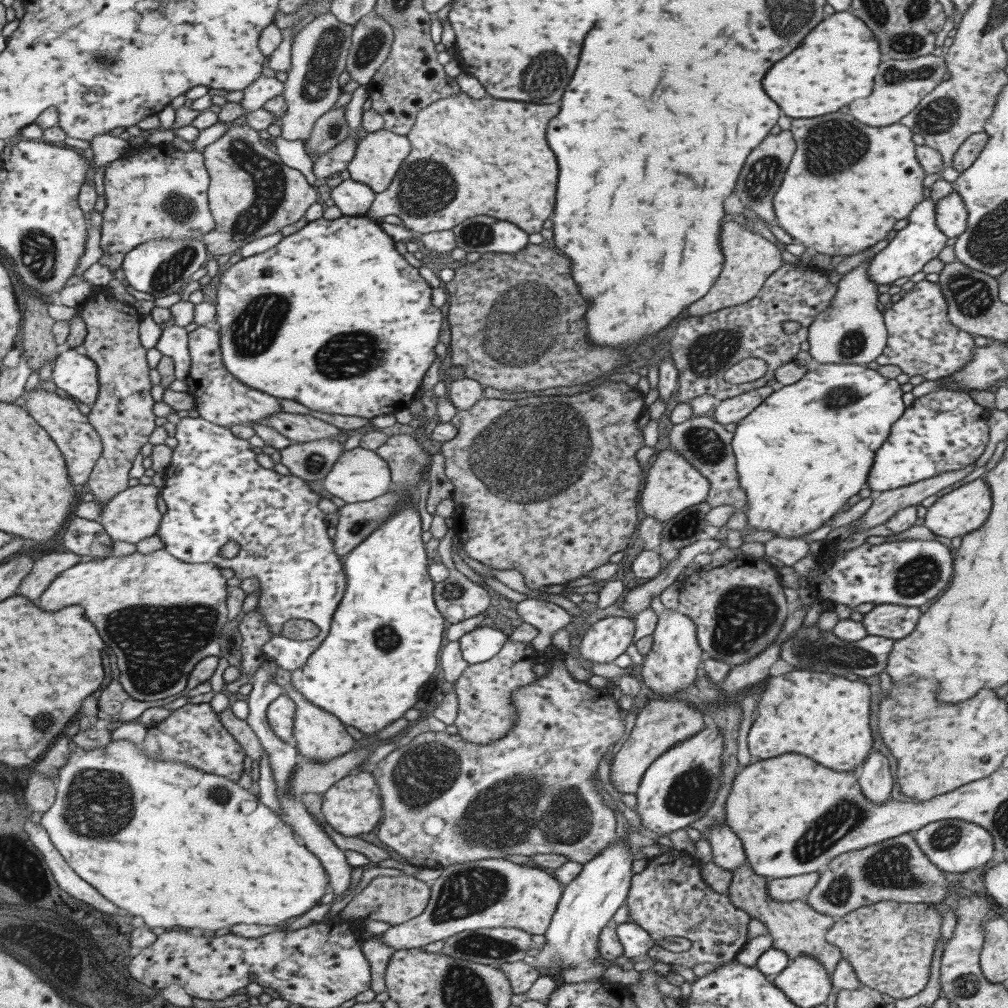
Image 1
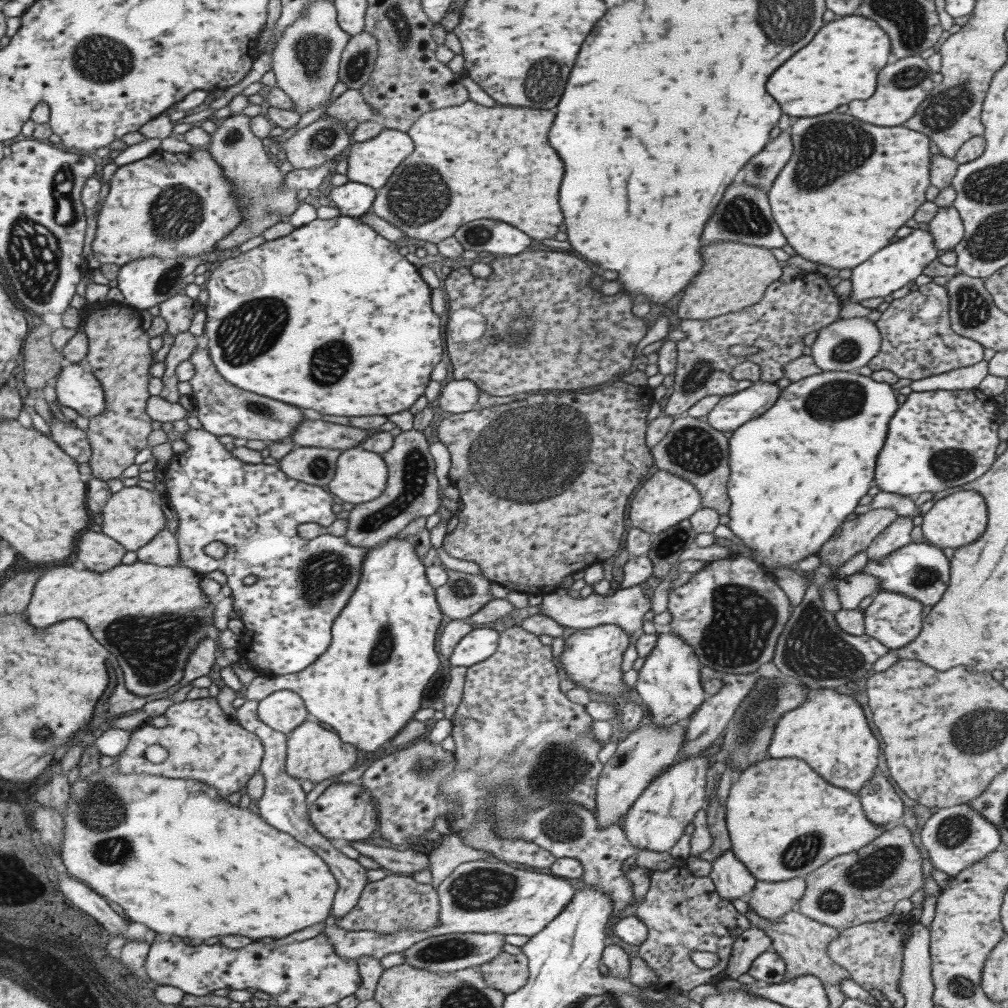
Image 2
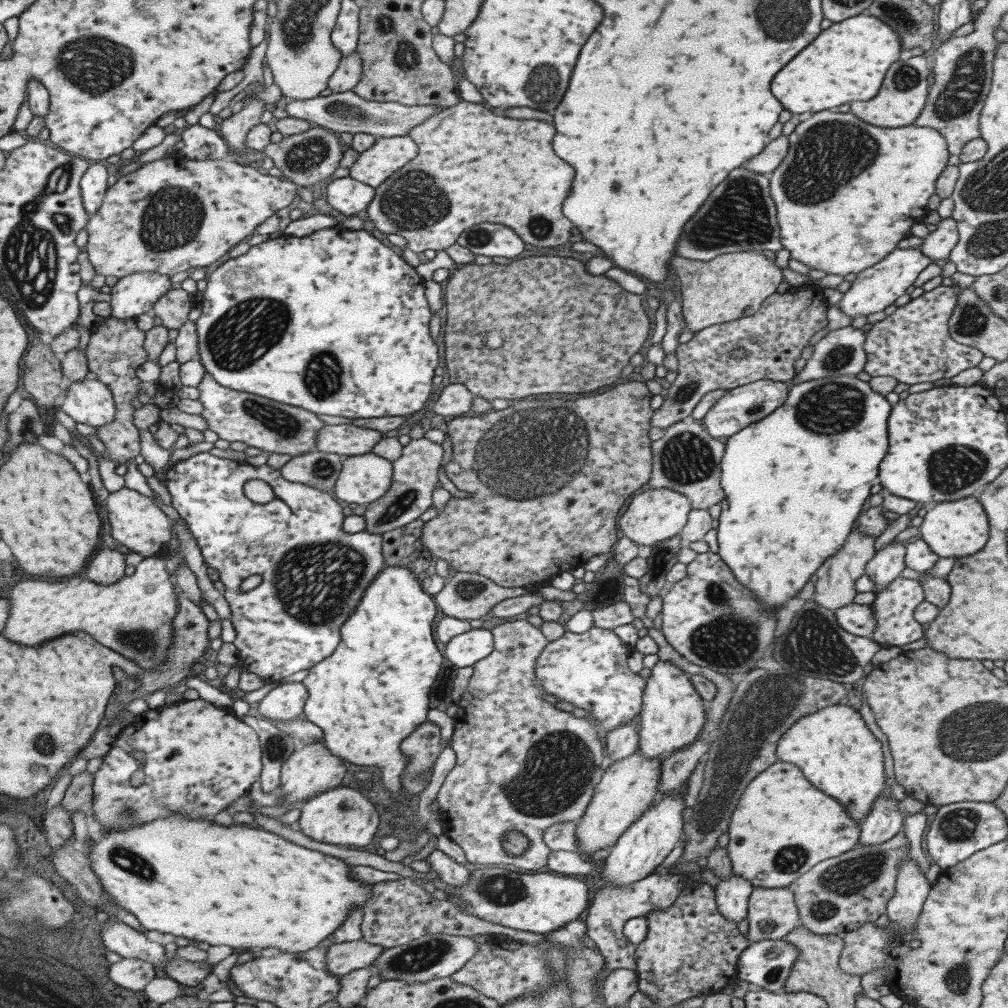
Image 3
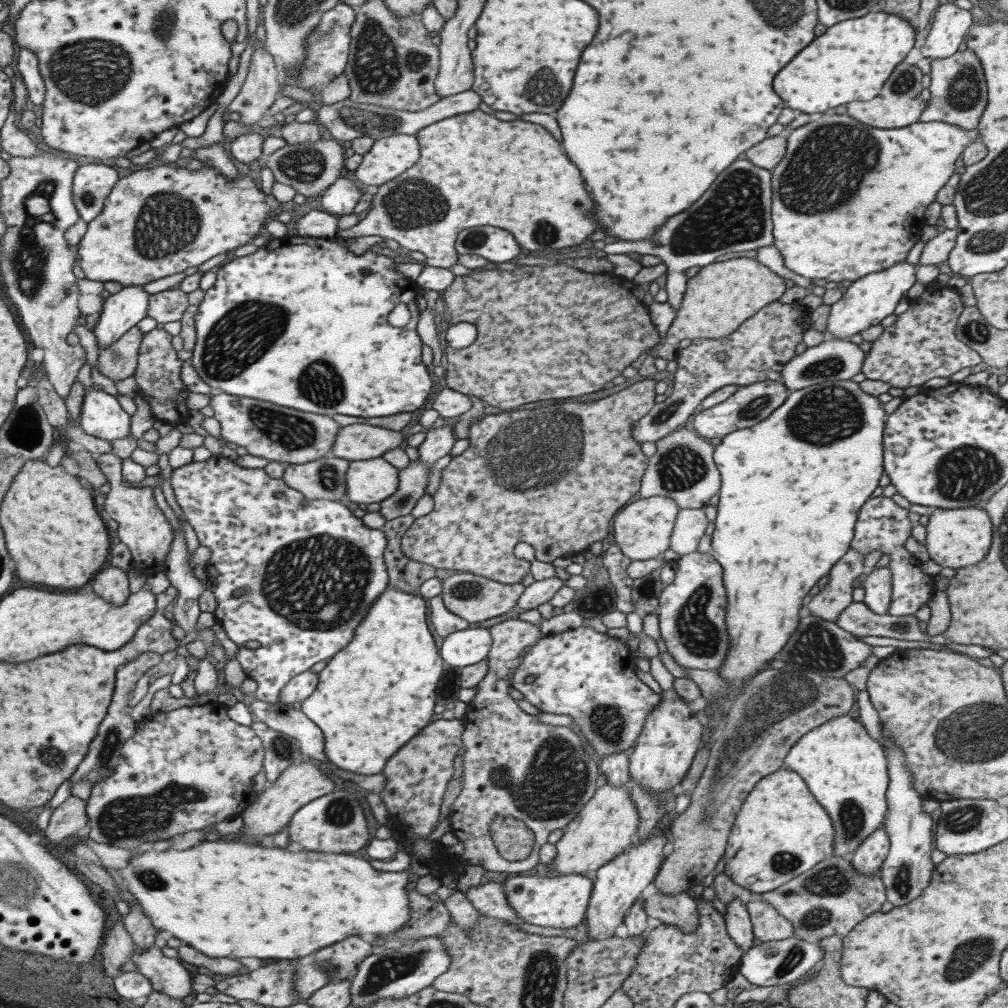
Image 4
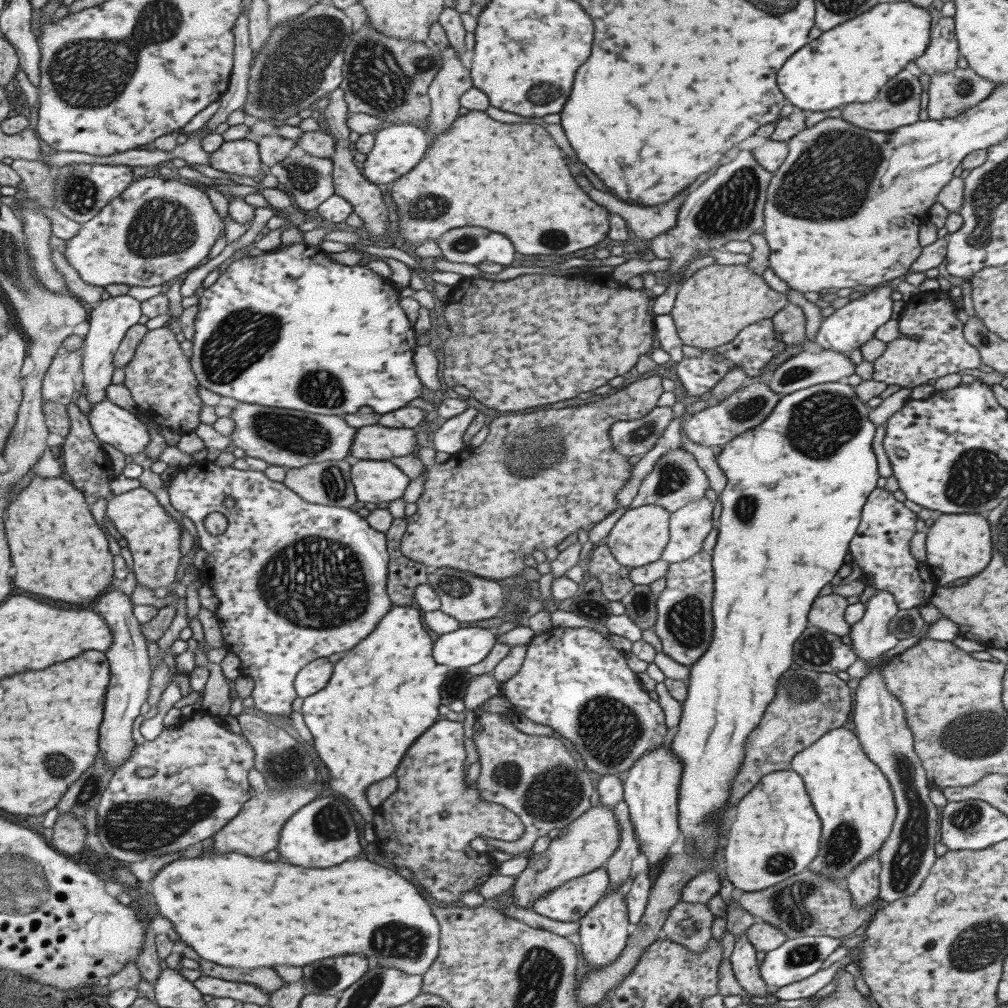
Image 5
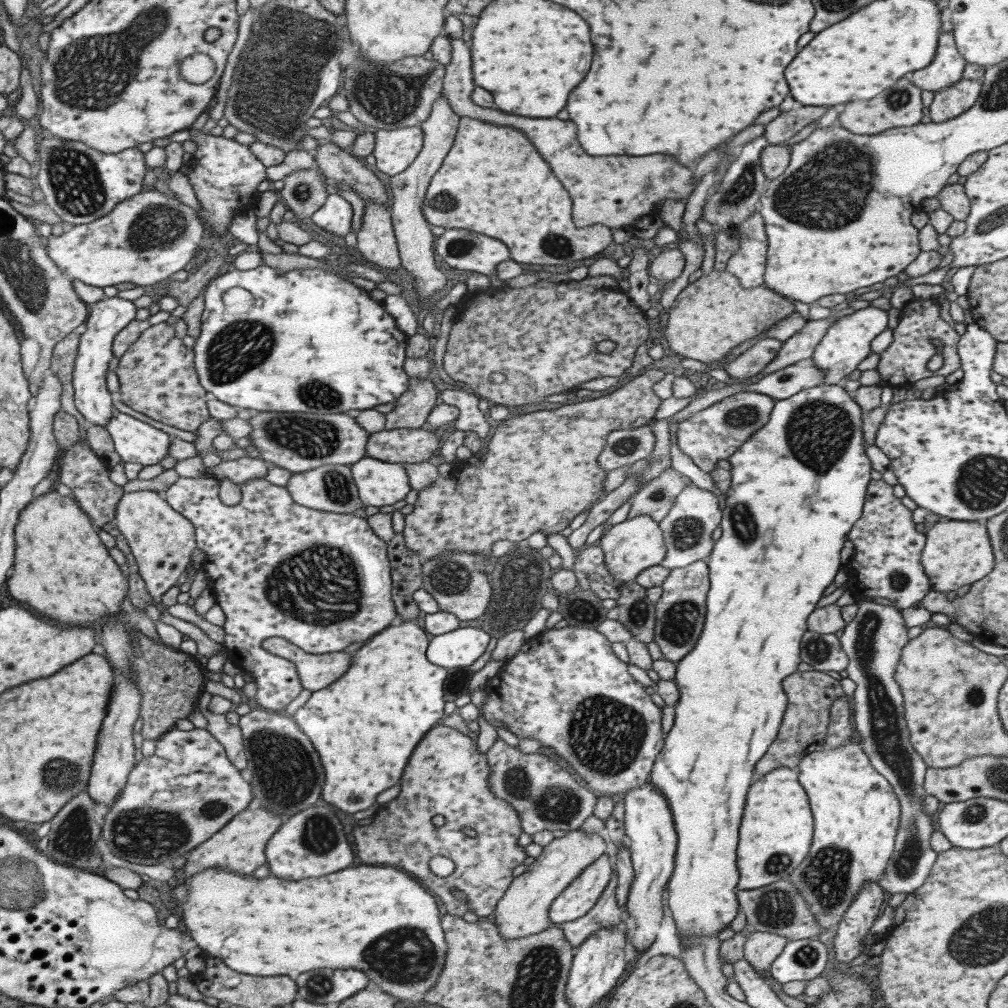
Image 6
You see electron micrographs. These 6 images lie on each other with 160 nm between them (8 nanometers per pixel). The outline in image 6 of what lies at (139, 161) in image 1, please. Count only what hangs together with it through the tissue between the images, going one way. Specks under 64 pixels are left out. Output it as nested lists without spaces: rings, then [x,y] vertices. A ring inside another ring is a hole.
[[[144,187],[139,194],[116,204],[109,214],[87,224],[67,226],[59,236],[49,235],[46,243],[48,256],[53,259],[53,264],[73,280],[99,288],[131,282],[148,289],[154,284],[167,281],[168,276],[181,270],[189,262],[201,244],[203,230],[204,226],[191,207],[155,191],[153,187]]]

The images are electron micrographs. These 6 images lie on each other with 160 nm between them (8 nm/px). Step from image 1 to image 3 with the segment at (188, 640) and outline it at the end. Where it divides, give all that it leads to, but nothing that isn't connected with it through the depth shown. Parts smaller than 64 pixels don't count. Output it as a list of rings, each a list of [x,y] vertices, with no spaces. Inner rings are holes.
[[[153,557],[141,559],[130,576],[122,576],[109,586],[95,584],[89,579],[79,576],[67,576],[61,579],[27,579],[15,585],[9,592],[11,610],[9,620],[2,632],[9,640],[35,646],[45,640],[51,640],[70,632],[86,632],[99,644],[117,652],[119,656],[131,659],[136,665],[148,671],[154,671],[164,663],[167,650],[172,643],[172,618],[176,615],[175,608],[177,588],[171,575],[168,574],[161,559]]]

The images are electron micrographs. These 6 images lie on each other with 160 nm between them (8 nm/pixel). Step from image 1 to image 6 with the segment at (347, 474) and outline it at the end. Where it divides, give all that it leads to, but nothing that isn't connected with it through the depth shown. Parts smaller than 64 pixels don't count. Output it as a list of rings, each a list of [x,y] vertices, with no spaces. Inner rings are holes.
[[[365,456],[350,465],[350,473],[365,506],[391,506],[403,500],[410,490],[402,463]]]

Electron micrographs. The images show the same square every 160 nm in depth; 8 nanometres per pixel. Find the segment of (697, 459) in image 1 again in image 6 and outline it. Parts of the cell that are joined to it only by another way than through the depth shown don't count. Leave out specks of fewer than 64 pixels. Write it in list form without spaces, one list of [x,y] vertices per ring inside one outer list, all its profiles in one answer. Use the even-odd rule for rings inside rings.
[[[669,466],[655,479],[645,483],[639,491],[635,492],[627,519],[635,516],[648,515],[655,523],[659,523],[673,506],[674,498],[681,489],[688,485],[690,480],[674,471]]]

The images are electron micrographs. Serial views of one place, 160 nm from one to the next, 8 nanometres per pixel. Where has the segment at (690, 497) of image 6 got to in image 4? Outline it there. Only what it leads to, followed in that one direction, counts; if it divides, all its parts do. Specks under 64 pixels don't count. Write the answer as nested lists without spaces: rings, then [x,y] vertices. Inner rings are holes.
[[[679,509],[670,534],[669,550],[676,552],[679,557],[695,551],[707,522],[701,509]]]

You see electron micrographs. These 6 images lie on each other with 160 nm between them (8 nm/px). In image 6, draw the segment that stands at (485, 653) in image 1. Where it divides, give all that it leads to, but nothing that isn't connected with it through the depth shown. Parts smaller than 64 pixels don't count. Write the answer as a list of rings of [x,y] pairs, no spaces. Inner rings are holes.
[[[461,628],[435,635],[429,640],[426,659],[441,668],[469,668],[485,648],[491,637],[477,628]]]

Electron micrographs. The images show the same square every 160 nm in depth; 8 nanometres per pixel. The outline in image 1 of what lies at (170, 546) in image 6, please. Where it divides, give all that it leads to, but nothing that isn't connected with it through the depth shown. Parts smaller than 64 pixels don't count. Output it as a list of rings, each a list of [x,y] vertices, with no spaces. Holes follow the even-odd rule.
[[[138,483],[135,486],[127,487],[105,503],[98,522],[107,536],[115,542],[134,544],[143,540],[143,538],[153,536],[161,522],[161,514],[159,514],[155,504],[157,494],[159,494],[159,489],[152,484],[143,485]]]

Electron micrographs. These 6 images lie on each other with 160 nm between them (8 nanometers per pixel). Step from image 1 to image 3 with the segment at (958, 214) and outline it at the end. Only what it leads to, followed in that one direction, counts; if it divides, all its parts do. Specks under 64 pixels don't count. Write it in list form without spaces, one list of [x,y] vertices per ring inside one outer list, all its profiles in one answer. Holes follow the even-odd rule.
[[[949,216],[941,218],[936,224],[937,228],[928,233],[923,239],[920,251],[923,256],[933,260],[945,260],[948,258],[951,249],[958,241],[956,223]]]

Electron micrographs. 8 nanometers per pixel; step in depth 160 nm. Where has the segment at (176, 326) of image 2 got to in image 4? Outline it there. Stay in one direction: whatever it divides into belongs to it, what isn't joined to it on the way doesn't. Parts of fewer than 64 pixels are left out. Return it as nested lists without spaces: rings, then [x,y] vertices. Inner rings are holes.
[[[167,289],[148,296],[146,316],[163,324],[175,322],[188,306],[187,293],[181,289]]]

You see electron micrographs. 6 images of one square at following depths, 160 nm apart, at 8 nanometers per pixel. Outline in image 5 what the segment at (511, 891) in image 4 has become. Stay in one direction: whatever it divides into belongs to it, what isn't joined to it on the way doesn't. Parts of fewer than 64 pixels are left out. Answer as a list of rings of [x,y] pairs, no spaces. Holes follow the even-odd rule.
[[[605,867],[597,868],[545,893],[543,897],[532,901],[530,907],[535,914],[550,920],[577,922],[601,899],[608,884]]]

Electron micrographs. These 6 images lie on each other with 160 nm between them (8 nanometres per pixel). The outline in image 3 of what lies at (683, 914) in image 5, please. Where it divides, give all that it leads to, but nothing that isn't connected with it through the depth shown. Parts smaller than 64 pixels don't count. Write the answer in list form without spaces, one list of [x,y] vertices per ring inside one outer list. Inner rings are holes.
[[[659,874],[649,876],[645,879],[631,883],[631,885],[621,885],[613,887],[598,883],[599,890],[595,891],[591,905],[588,906],[588,913],[585,916],[585,925],[587,925],[587,936],[593,940],[593,944],[604,956],[604,966],[596,975],[596,983],[593,985],[593,996],[602,998],[603,980],[609,972],[617,968],[634,970],[635,957],[634,948],[622,934],[623,926],[629,918],[645,917],[647,913],[653,910],[665,910],[669,908],[675,899],[679,897],[679,891],[689,882],[685,874]]]

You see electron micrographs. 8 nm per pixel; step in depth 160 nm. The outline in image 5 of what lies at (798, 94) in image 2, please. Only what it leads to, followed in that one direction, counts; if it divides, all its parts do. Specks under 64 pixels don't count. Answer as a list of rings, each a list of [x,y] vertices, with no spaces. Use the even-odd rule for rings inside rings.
[[[909,1],[875,3],[868,11],[823,32],[819,38],[789,56],[777,72],[777,88],[794,107],[804,112],[831,110],[849,102],[869,102],[889,78],[899,74],[907,62],[923,54],[930,39],[930,20],[927,8],[915,6]]]

